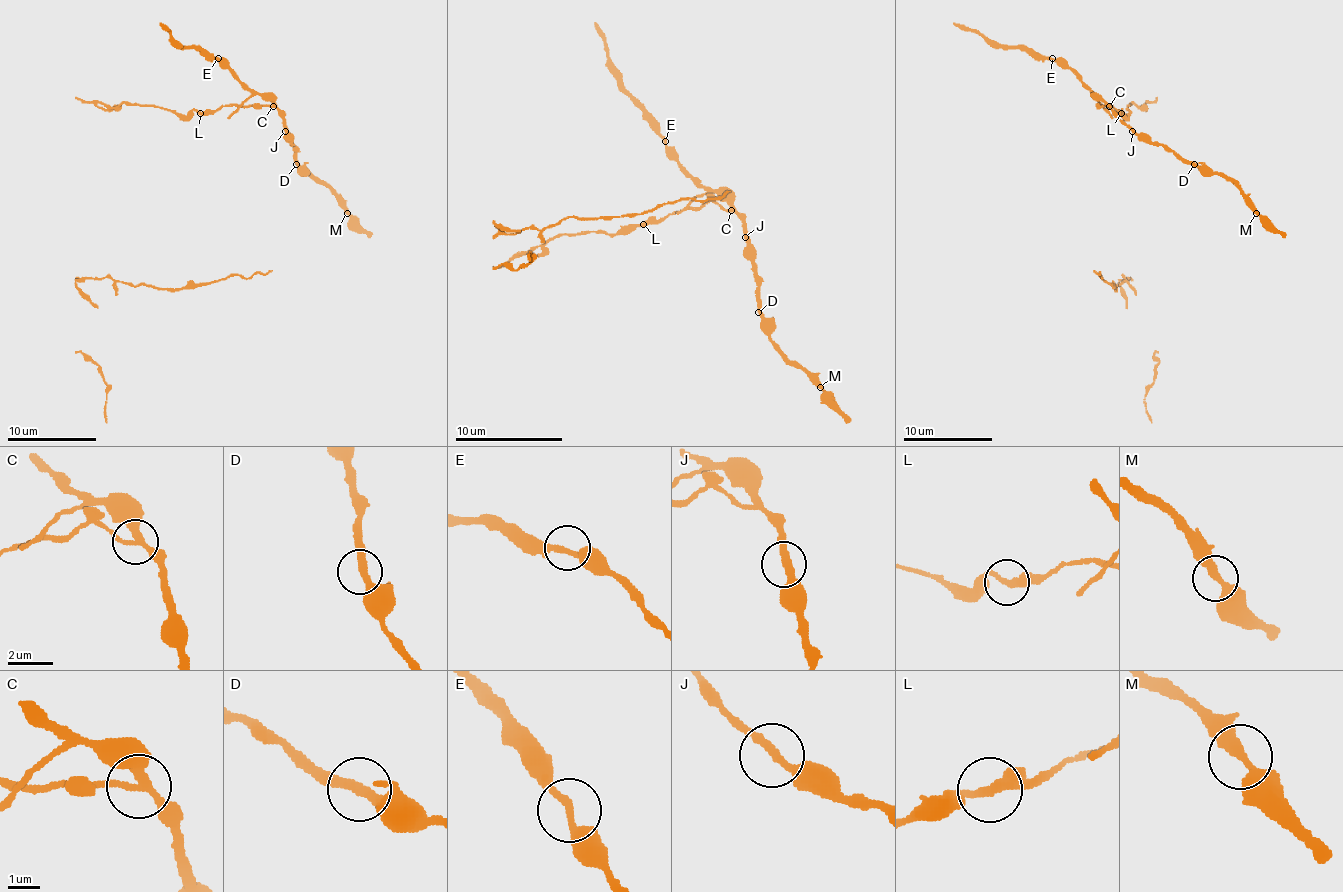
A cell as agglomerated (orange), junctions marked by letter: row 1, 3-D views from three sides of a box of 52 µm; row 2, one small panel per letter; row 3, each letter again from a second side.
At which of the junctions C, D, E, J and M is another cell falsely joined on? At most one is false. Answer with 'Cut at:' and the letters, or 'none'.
Cut at: C

